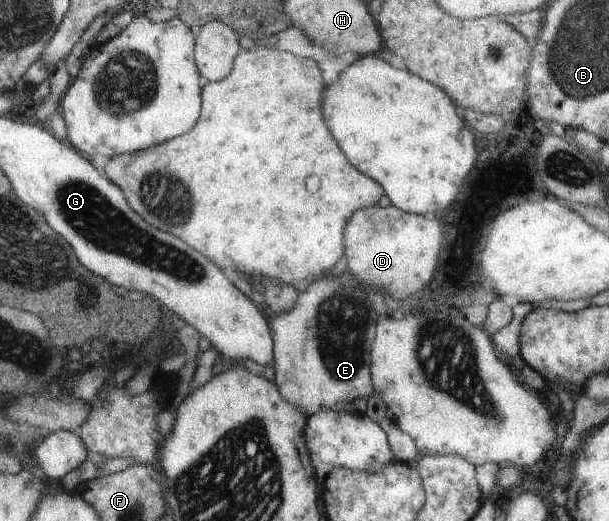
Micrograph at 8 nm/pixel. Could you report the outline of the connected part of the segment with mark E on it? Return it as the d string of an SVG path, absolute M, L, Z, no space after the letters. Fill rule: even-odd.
M330 276L312 286L298 288L295 307L285 313L275 313L271 329L275 340L275 380L284 398L294 404L306 416L311 417L322 409L358 413L364 410L363 403L374 396L375 386L371 373L372 352L377 338L376 312L372 308L370 292L358 284L354 276L346 280Z

